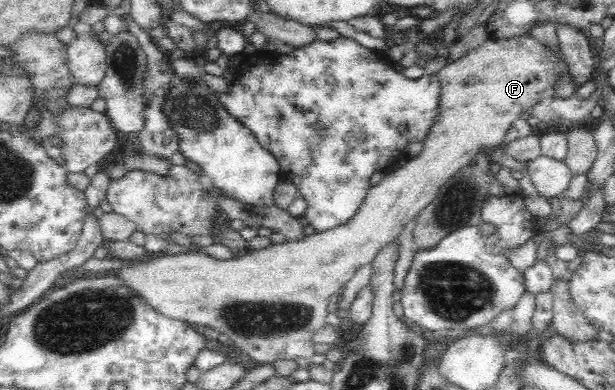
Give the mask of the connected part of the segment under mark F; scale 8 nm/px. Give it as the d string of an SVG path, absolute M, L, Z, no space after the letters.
M520 34L512 38L488 38L472 52L449 62L435 75L440 81L438 114L421 141L422 151L417 156L408 157L404 166L390 172L381 182L371 187L356 214L346 224L326 232L308 235L300 240L272 244L268 248L253 250L235 259L221 260L204 252L188 251L175 255L150 255L148 260L134 260L127 265L96 274L76 266L60 272L60 282L55 281L52 289L56 285L64 286L84 278L116 277L122 281L124 287L128 287L166 318L217 330L229 347L246 352L251 362L274 364L278 360L312 360L315 356L312 335L326 323L326 306L338 296L340 289L352 278L355 270L364 264L370 265L378 250L382 250L388 242L399 236L410 220L414 220L430 202L438 198L442 185L463 168L476 165L476 156L482 150L493 151L499 147L512 123L520 118L522 112L530 110L546 98L558 99L555 86L562 79L570 81L576 89L580 87L580 84L575 84L571 78L568 63L561 54L559 44L558 50L555 50L546 42L536 40L531 34Z

